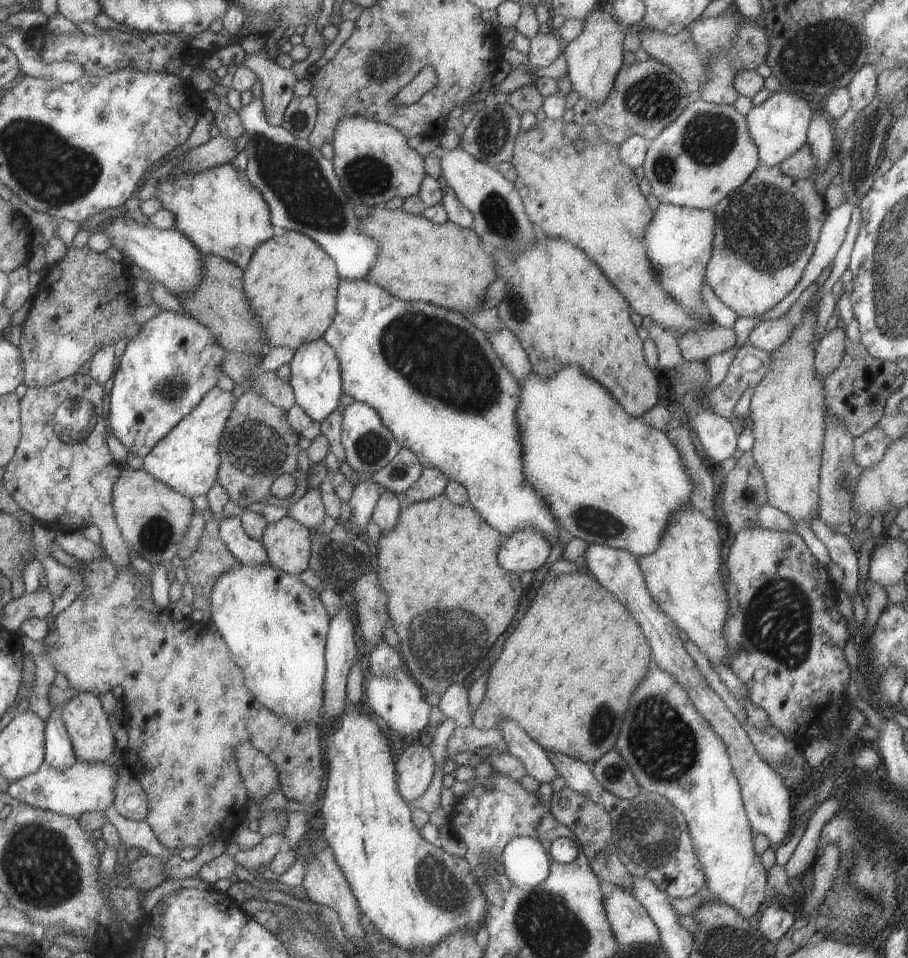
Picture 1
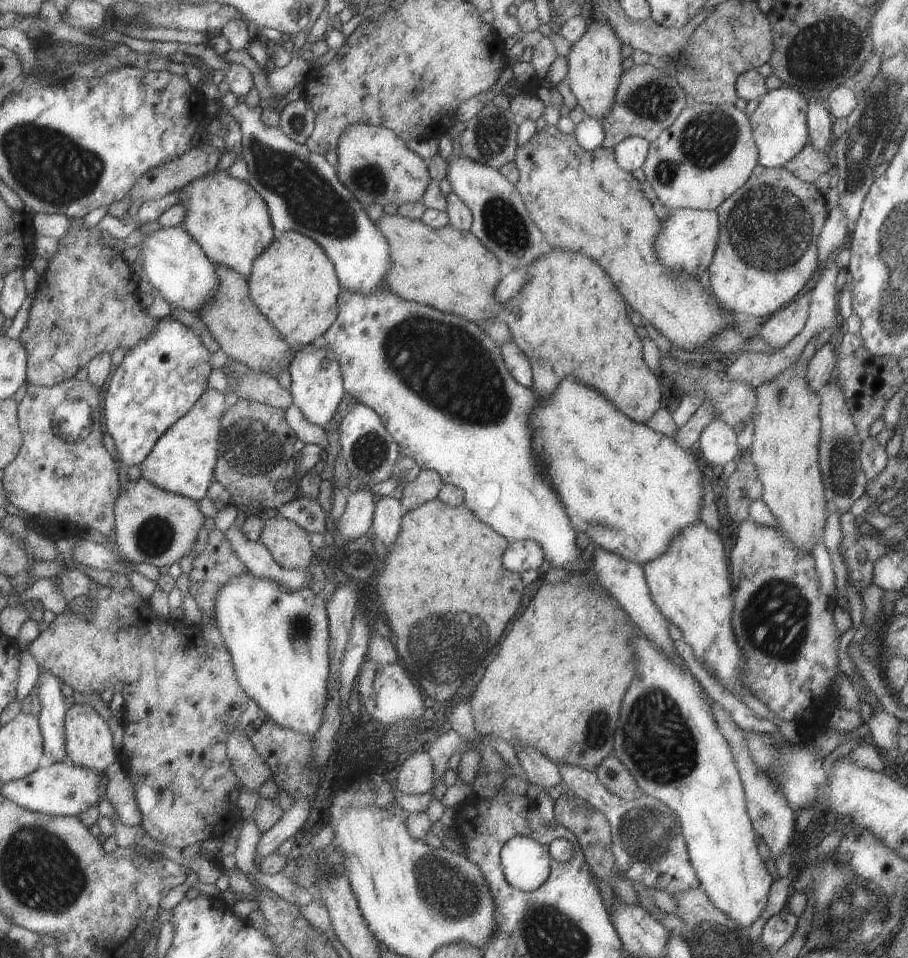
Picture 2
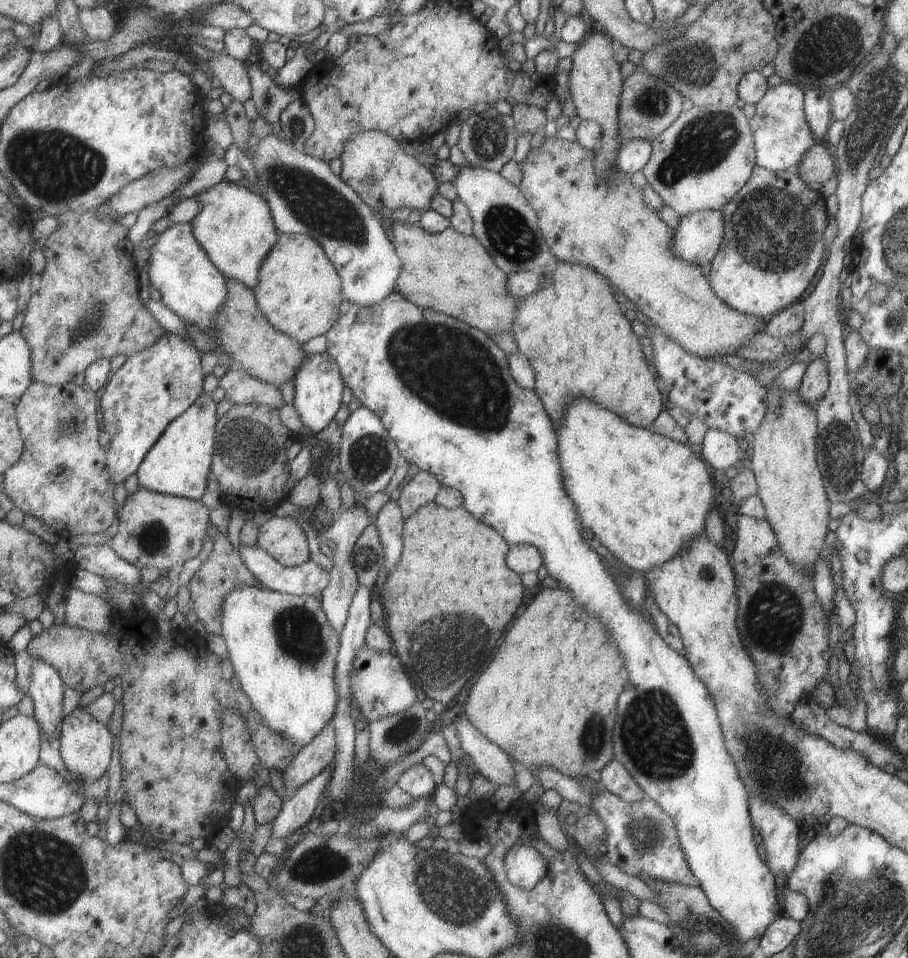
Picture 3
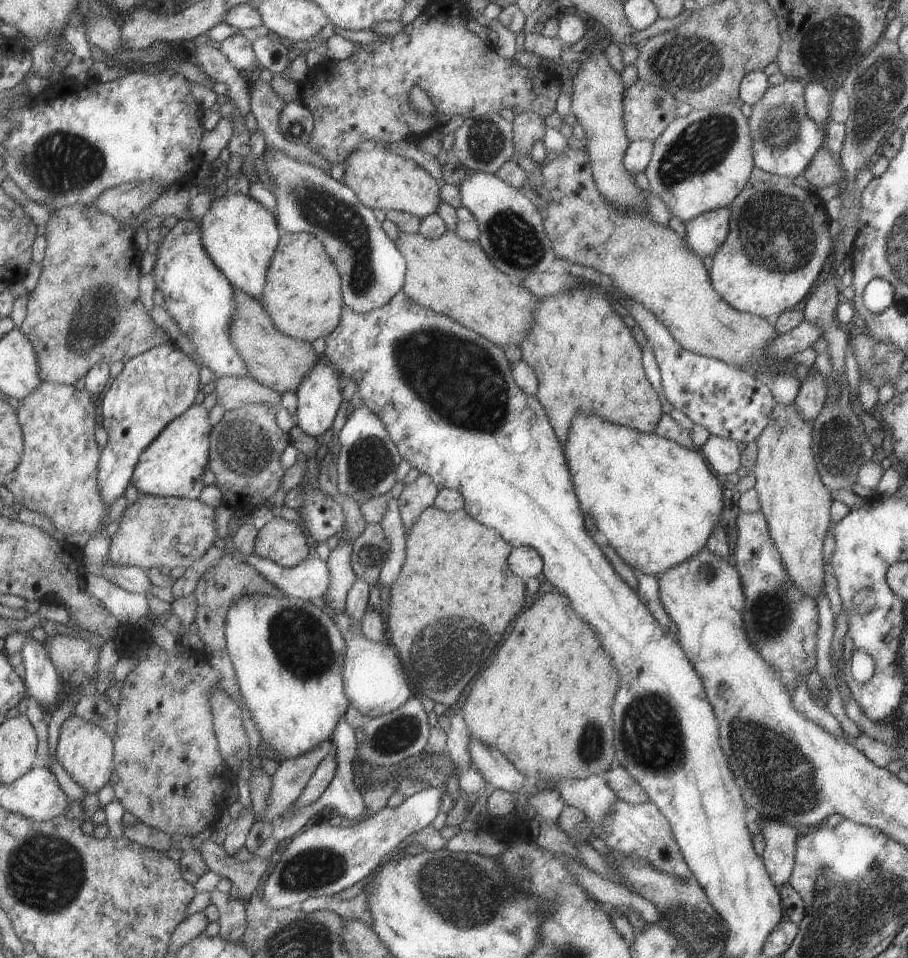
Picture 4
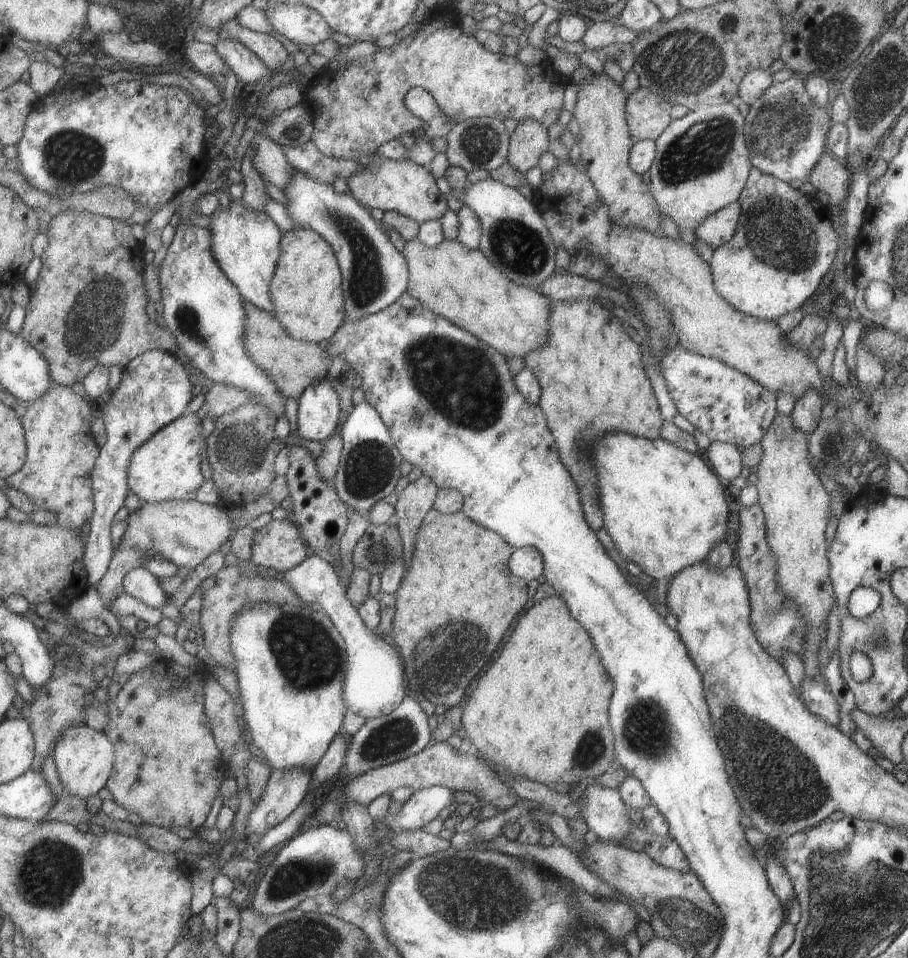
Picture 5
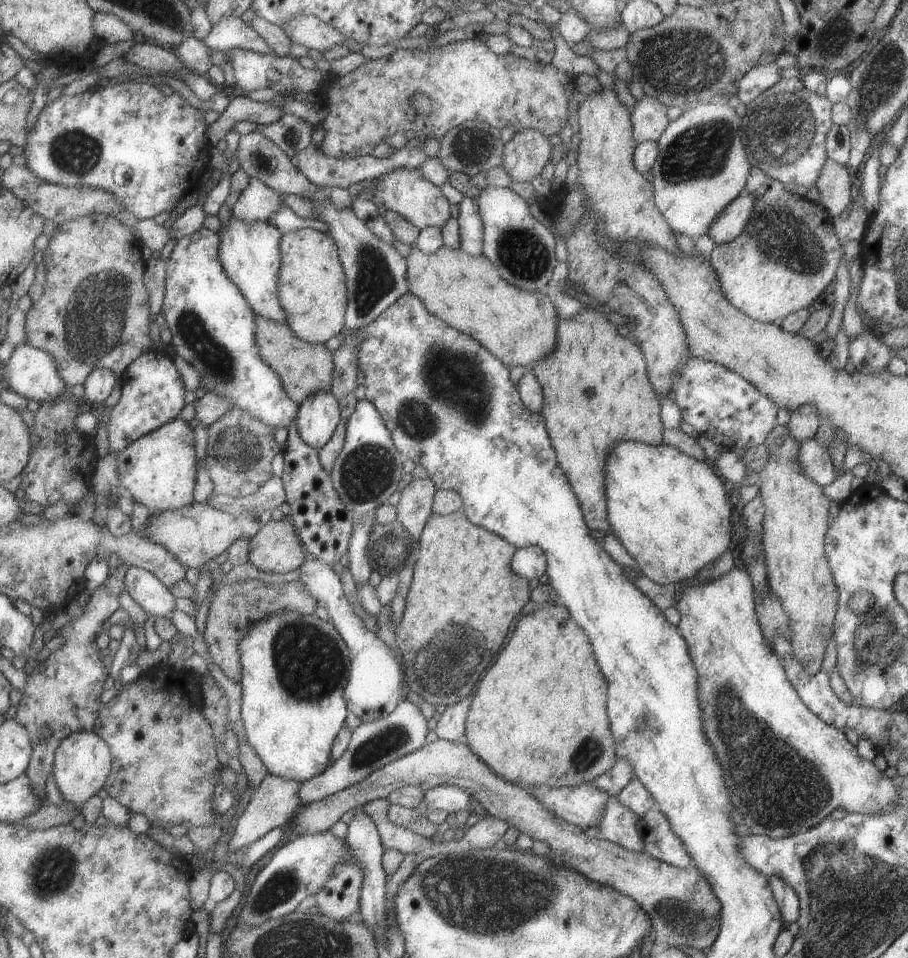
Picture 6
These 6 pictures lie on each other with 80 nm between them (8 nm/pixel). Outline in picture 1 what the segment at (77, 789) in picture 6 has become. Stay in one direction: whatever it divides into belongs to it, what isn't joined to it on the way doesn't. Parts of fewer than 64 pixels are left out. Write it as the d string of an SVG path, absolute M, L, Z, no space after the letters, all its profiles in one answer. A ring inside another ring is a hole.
M76 691L62 706L61 720L69 735L76 757L88 763L113 762L112 751L114 747L113 734L109 729L108 716L103 711L99 697L92 692Z

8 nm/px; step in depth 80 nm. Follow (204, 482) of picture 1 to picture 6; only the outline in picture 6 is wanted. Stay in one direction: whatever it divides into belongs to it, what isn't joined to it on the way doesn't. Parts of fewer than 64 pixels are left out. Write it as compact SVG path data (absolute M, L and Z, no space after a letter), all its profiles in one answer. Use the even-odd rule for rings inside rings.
M173 419L146 435L134 440L118 452L116 467L124 493L133 500L144 504L147 510L176 509L193 502L191 491L195 486L195 477L201 470L197 469L195 448L193 447L193 424L182 419Z

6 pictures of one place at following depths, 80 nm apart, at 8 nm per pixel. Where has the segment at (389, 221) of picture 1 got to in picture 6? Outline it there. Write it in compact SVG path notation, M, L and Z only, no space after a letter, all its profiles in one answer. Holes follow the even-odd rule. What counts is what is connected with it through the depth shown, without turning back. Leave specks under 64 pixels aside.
M442 244L439 250L423 254L412 246L405 260L408 292L418 297L427 312L440 318L451 328L473 337L507 368L524 366L530 370L534 360L544 357L555 346L558 316L549 297L545 292L526 291L505 282L483 253L470 255L460 247L449 248Z

